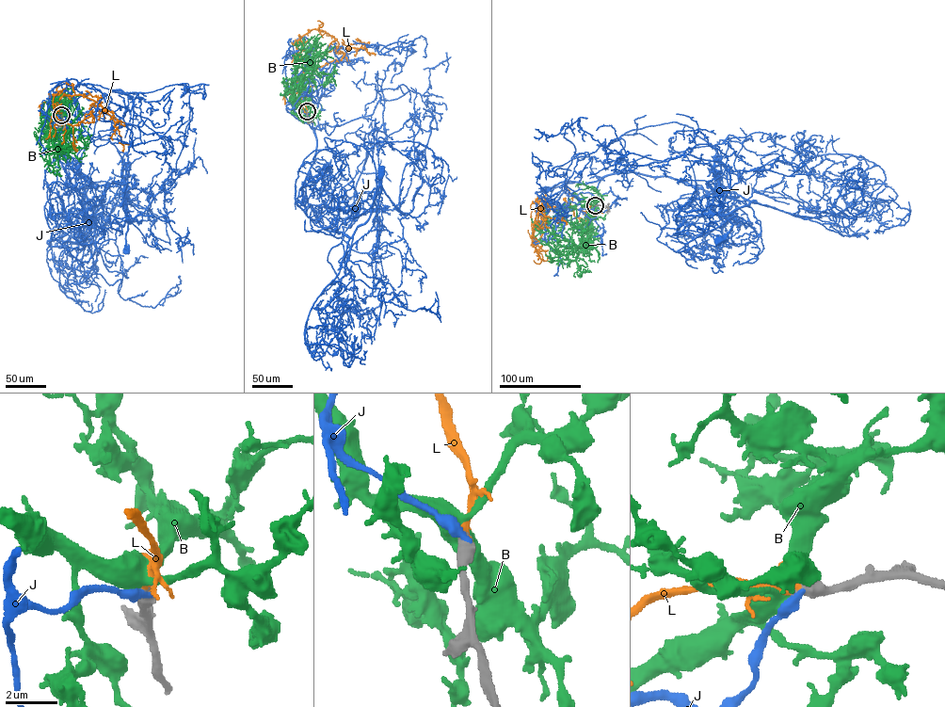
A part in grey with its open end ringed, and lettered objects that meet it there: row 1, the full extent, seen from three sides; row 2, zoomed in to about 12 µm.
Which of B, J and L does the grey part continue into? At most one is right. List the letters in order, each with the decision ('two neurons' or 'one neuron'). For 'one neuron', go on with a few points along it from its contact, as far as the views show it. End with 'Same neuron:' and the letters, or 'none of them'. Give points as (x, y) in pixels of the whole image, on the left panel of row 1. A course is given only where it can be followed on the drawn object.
B: two neurons
J: two neurons
L: one neuron; it runs (61, 115), (55, 106), (60, 94), (53, 114), (61, 120), (74, 125), (90, 116), (94, 122), (91, 110)
Same neuron: L

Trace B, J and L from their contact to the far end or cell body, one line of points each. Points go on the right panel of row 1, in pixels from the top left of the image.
B: (595, 205), (587, 218), (590, 223), (586, 244), (578, 247), (583, 231), (576, 224), (576, 209), (568, 207)
J: (595, 205), (554, 206), (568, 183), (615, 173), (726, 190), (716, 176), (711, 211), (731, 223), (719, 240)
L: (595, 205), (584, 212), (567, 204), (551, 209), (540, 238), (531, 245), (533, 225), (542, 223), (544, 212)

